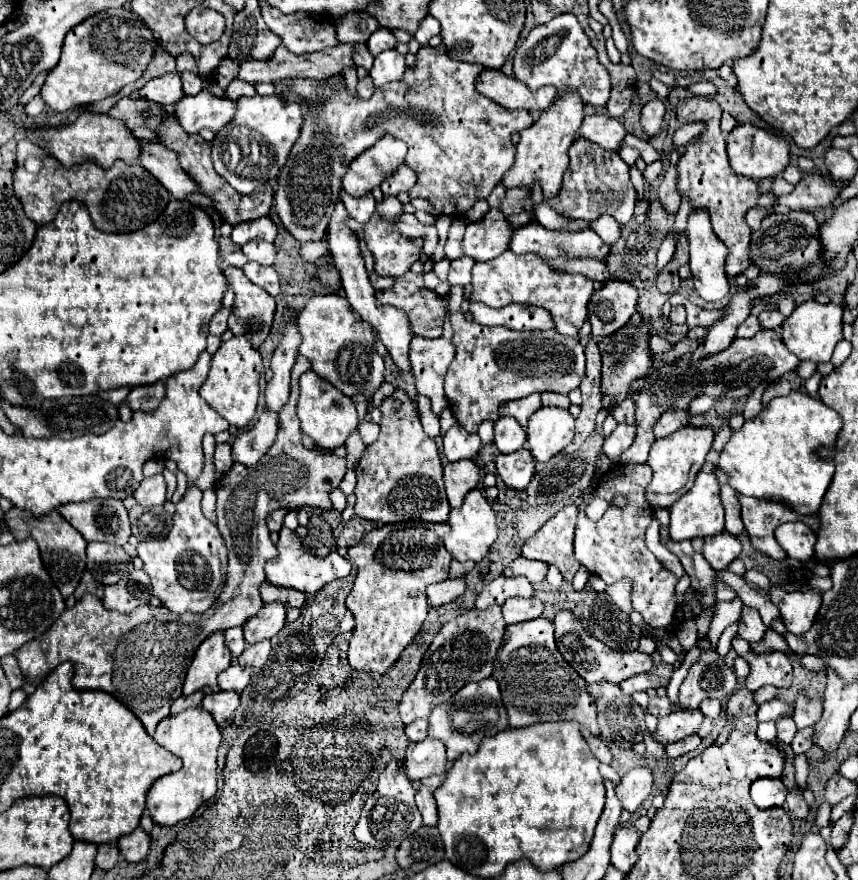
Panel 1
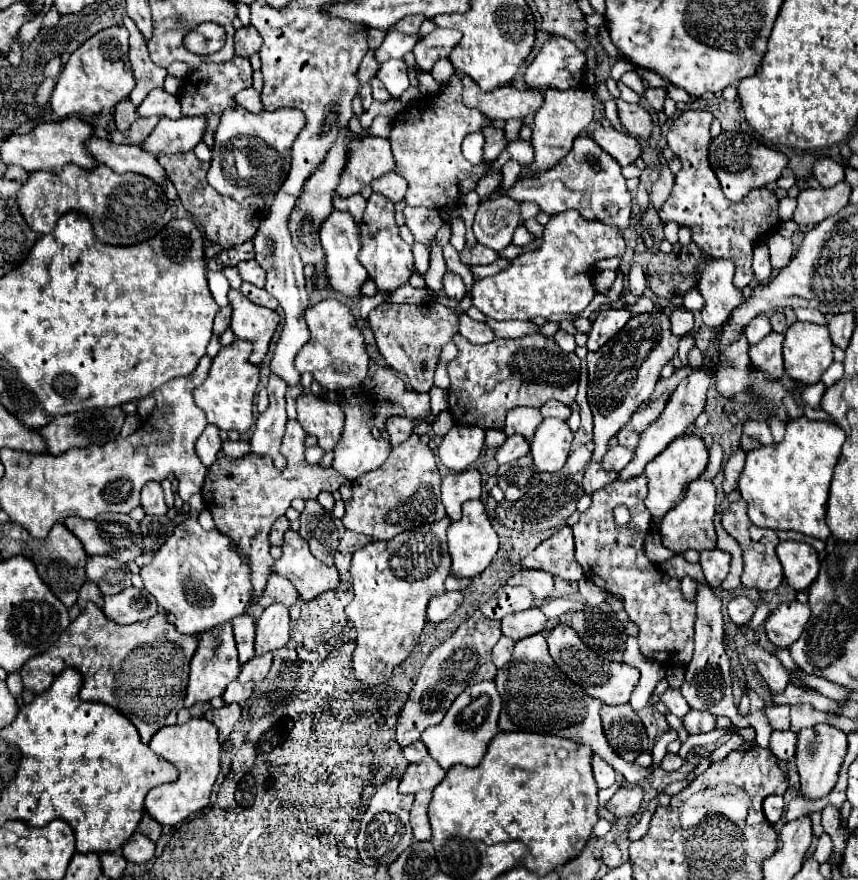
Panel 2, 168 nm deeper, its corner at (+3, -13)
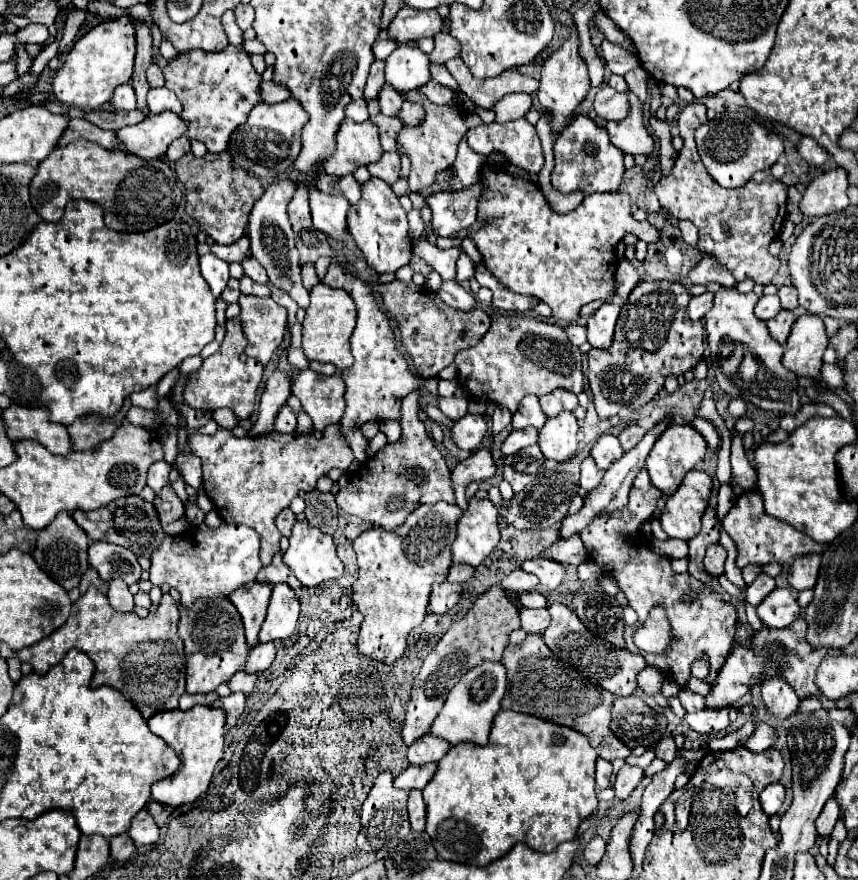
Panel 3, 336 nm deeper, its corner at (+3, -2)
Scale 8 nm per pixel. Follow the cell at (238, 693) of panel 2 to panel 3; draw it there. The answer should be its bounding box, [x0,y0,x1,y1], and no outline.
[229,672,257,694]

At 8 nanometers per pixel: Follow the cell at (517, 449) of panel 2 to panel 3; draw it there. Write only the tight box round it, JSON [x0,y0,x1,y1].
[501,428,537,456]

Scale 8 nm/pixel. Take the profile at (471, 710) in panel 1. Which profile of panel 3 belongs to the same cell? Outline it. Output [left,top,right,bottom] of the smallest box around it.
[429,662,507,746]

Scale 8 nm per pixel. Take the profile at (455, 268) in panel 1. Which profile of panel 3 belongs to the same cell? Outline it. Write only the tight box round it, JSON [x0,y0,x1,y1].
[413,240,461,280]

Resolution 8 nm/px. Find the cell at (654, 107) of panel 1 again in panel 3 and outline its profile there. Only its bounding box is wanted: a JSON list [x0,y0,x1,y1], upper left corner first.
[595,86,629,120]

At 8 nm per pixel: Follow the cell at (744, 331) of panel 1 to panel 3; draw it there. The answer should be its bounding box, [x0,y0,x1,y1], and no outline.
[755,296,781,320]

